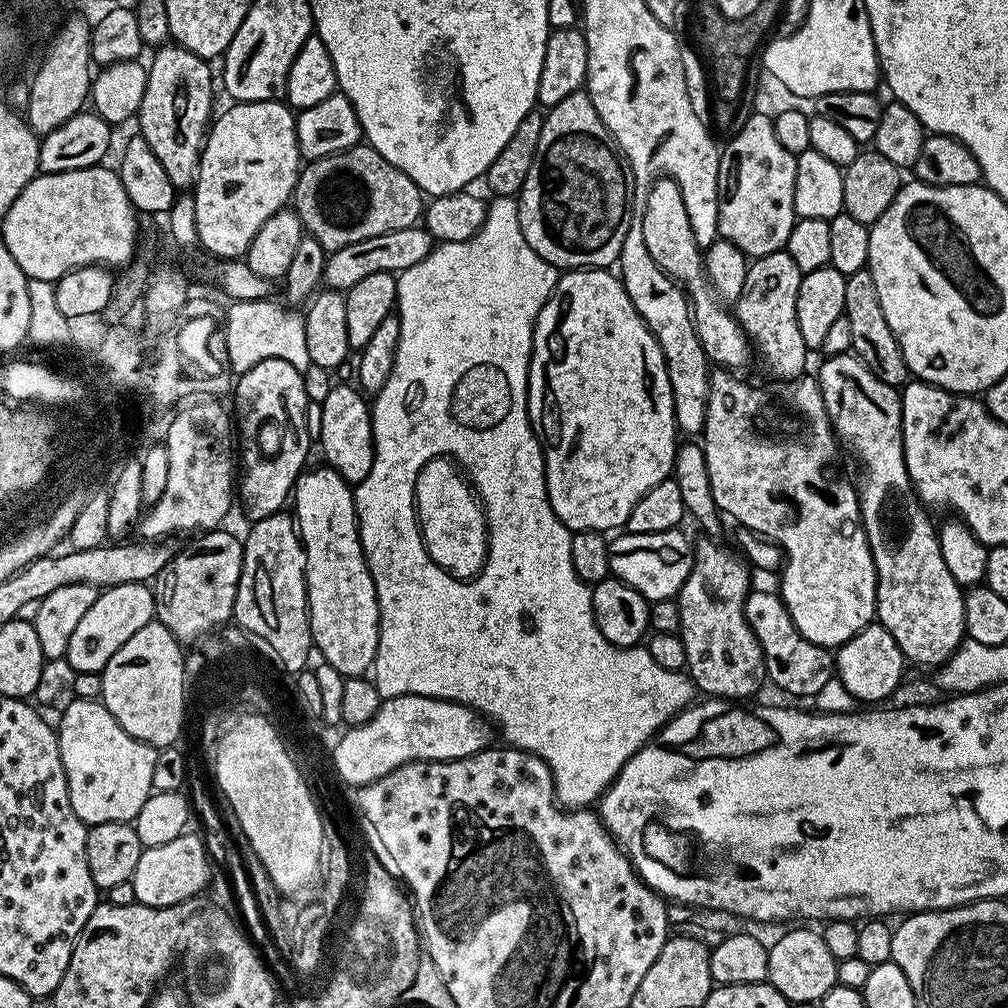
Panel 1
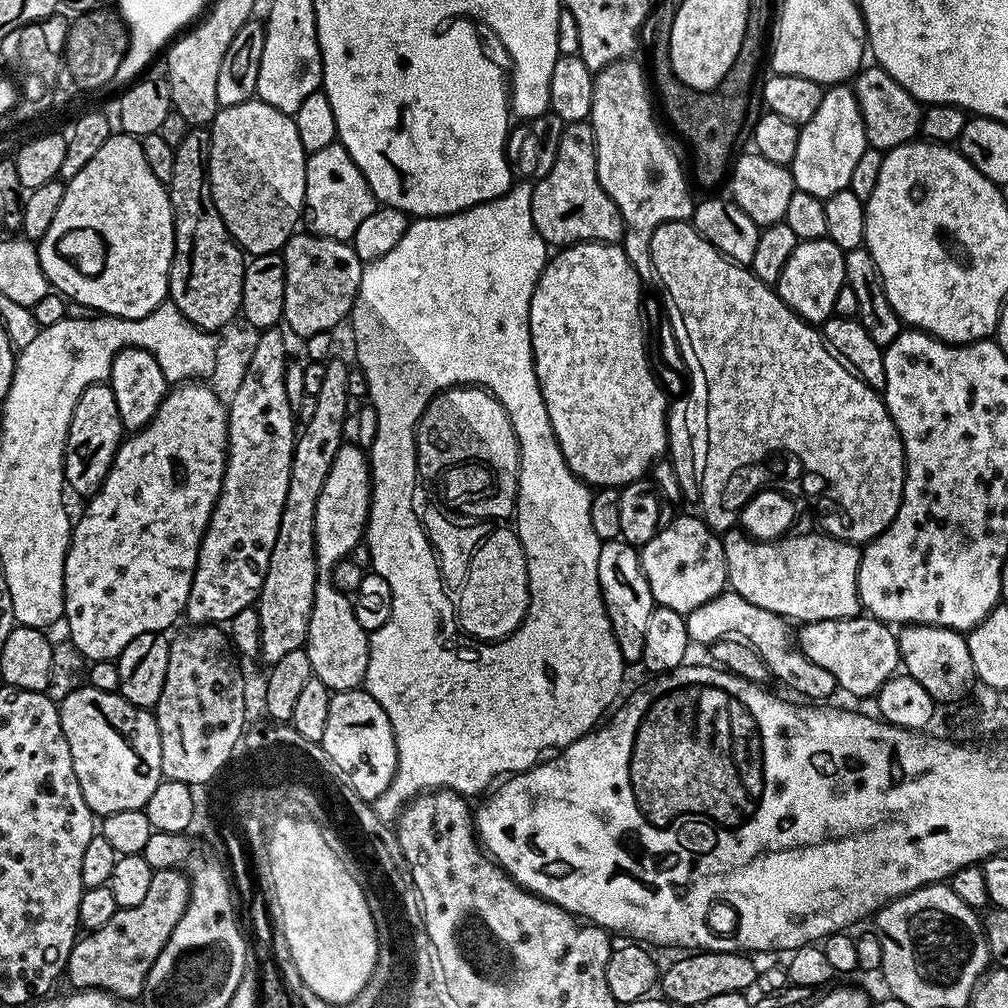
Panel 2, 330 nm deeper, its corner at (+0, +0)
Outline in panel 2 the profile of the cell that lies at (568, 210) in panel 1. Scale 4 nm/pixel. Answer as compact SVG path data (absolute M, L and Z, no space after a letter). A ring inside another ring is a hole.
M591 123L565 124L558 142L558 158L550 174L535 181L532 190L532 221L549 246L585 242L616 242L623 237L624 219L618 206L602 190L596 169L596 139Z

